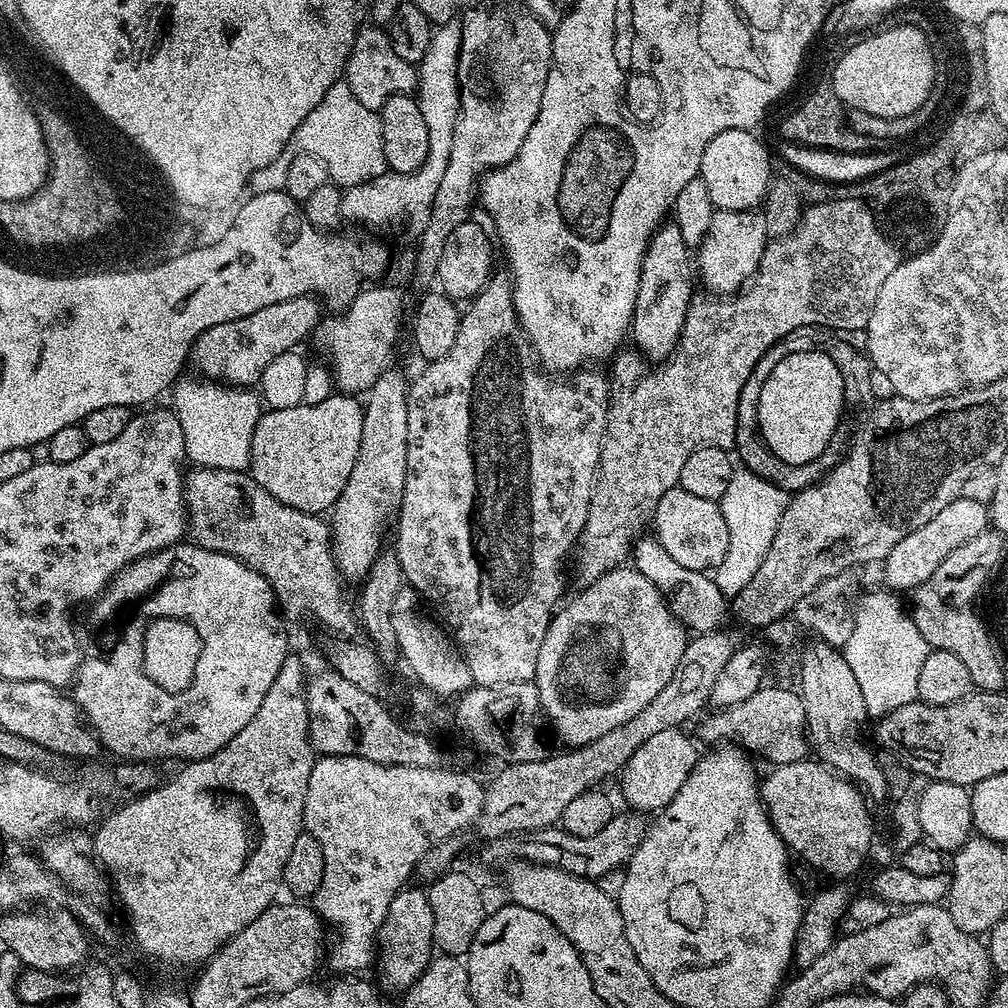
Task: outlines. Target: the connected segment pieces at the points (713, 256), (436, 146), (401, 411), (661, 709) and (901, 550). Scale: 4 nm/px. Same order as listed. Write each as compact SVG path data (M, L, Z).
M716 210L712 213L710 230L706 230L706 238L700 243L698 249L698 276L704 279L704 284L712 294L736 294L741 291L755 277L764 248L768 244L768 234L764 213L760 210Z
M456 22L439 25L430 38L430 50L426 50L418 65L418 99L426 131L430 134L426 162L422 162L418 171L399 177L396 183L400 184L381 183L380 192L372 192L373 182L362 182L343 189L340 197L345 221L358 220L368 228L388 228L395 220L405 220L412 234L419 234L424 229L426 218L430 218L430 210L434 206L434 194L438 194L442 174L446 174L446 162L450 162L450 142L454 142L454 122L460 109L460 87L456 85L460 27Z
M392 371L381 372L366 393L360 453L354 462L354 470L350 470L350 478L342 494L330 509L332 553L341 577L349 581L367 577L368 571L380 557L384 523L388 519L389 523L399 513L406 482L409 381L404 380L402 373Z
M728 630L719 632L702 632L693 635L682 654L682 662L674 670L670 682L654 697L654 702L646 710L638 710L630 722L602 734L594 742L584 744L581 748L569 747L555 754L549 754L538 762L522 762L501 767L500 773L487 785L484 793L484 805L480 811L478 829L485 841L497 840L499 836L509 834L527 834L537 832L540 828L550 828L560 823L562 810L578 798L578 794L591 792L607 776L623 773L628 759L646 742L662 730L680 728L687 720L695 721L705 711L710 690L726 662L730 662L734 651L732 636Z
M964 497L950 502L950 505L946 506L941 513L926 522L925 526L914 530L914 534L906 534L906 538L902 538L902 542L898 542L894 550L890 550L890 554L882 561L884 580L889 584L885 585L896 594L911 593L927 578L930 578L939 563L951 551L987 531L989 524L987 505Z

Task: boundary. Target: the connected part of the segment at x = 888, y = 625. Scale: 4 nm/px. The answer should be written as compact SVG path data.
M883 591L861 595L856 617L850 621L852 633L842 649L872 718L898 710L898 706L917 703L918 679L930 651L928 643L918 632L918 626L912 621L909 609L900 605L901 597Z

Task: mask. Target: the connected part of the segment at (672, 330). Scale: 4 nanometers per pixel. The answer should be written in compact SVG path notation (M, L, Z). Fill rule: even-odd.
M675 222L661 224L644 255L630 325L631 343L649 361L667 360L680 343L680 331L694 295L692 276L694 280L694 256L686 242L682 242L682 230L678 230Z

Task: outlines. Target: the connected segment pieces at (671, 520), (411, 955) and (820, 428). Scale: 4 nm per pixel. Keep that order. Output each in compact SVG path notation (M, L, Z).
M678 486L671 488L662 494L662 502L658 502L654 513L654 528L655 524L655 539L660 541L666 554L674 558L677 569L707 573L719 569L722 558L726 558L730 534L726 530L726 518L722 518L722 510L717 501L697 498Z
M405 886L400 889L394 902L390 902L390 910L386 910L386 918L378 933L378 955L374 960L375 971L380 971L379 983L388 988L406 990L426 970L426 966L434 959L434 910L430 910L430 898L423 887Z
M799 350L796 354L782 358L770 373L758 398L758 418L764 444L784 462L804 464L814 462L822 455L831 441L836 428L841 427L840 415L846 412L843 398L843 380L838 366L831 361L824 350Z

